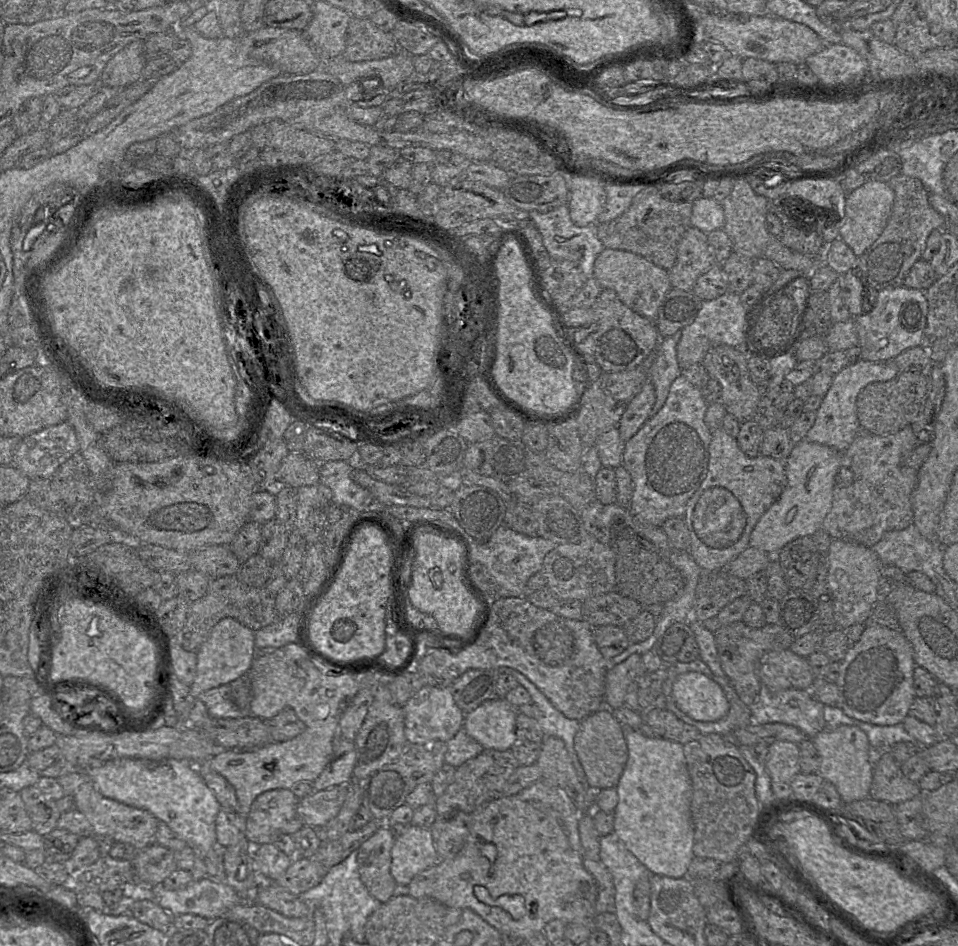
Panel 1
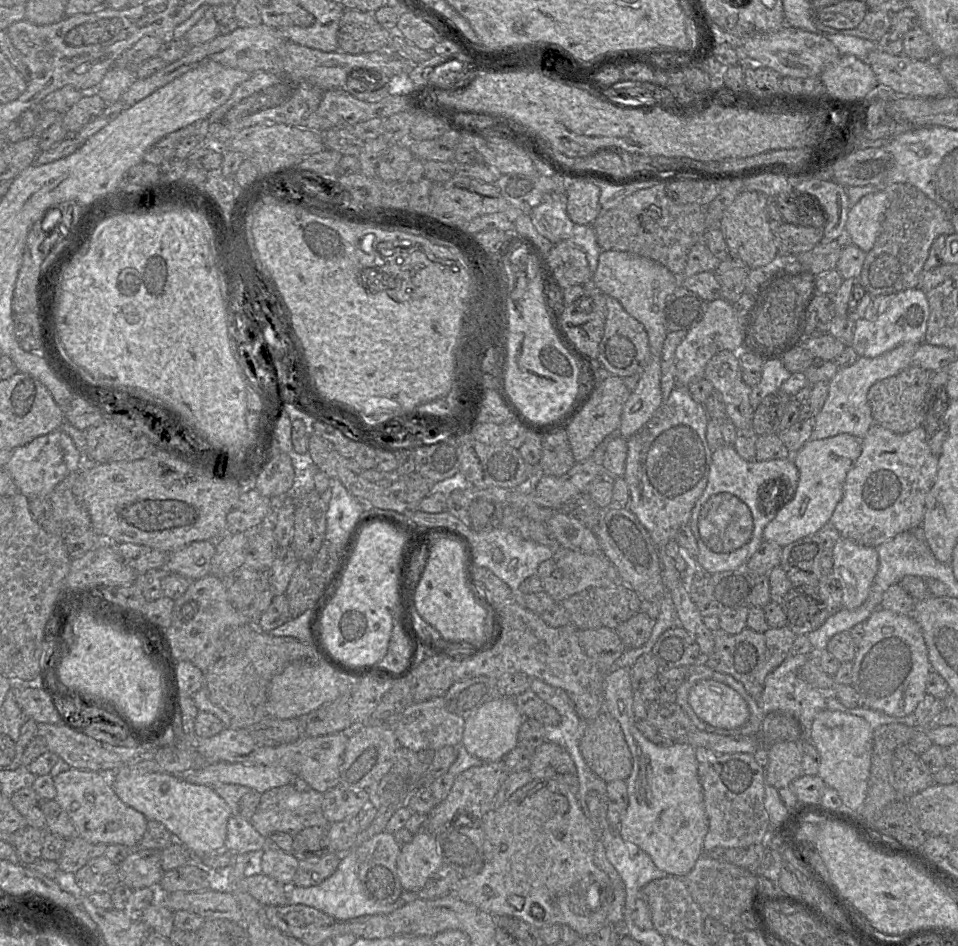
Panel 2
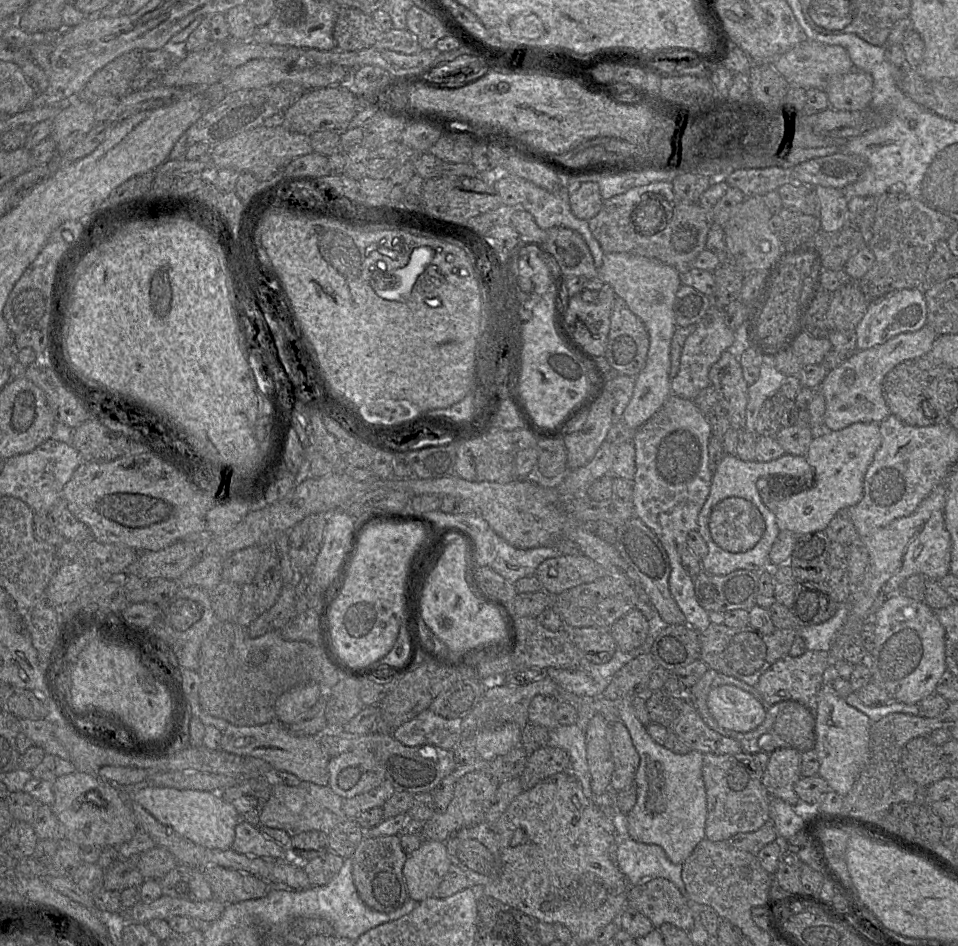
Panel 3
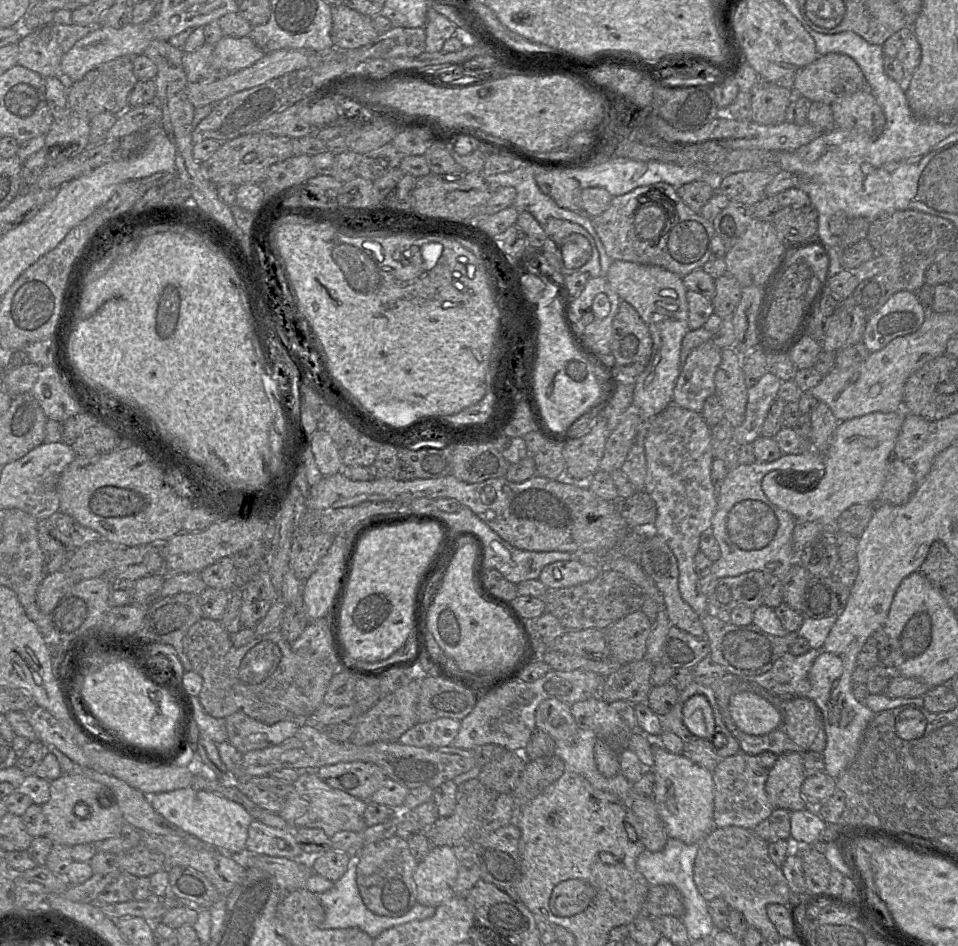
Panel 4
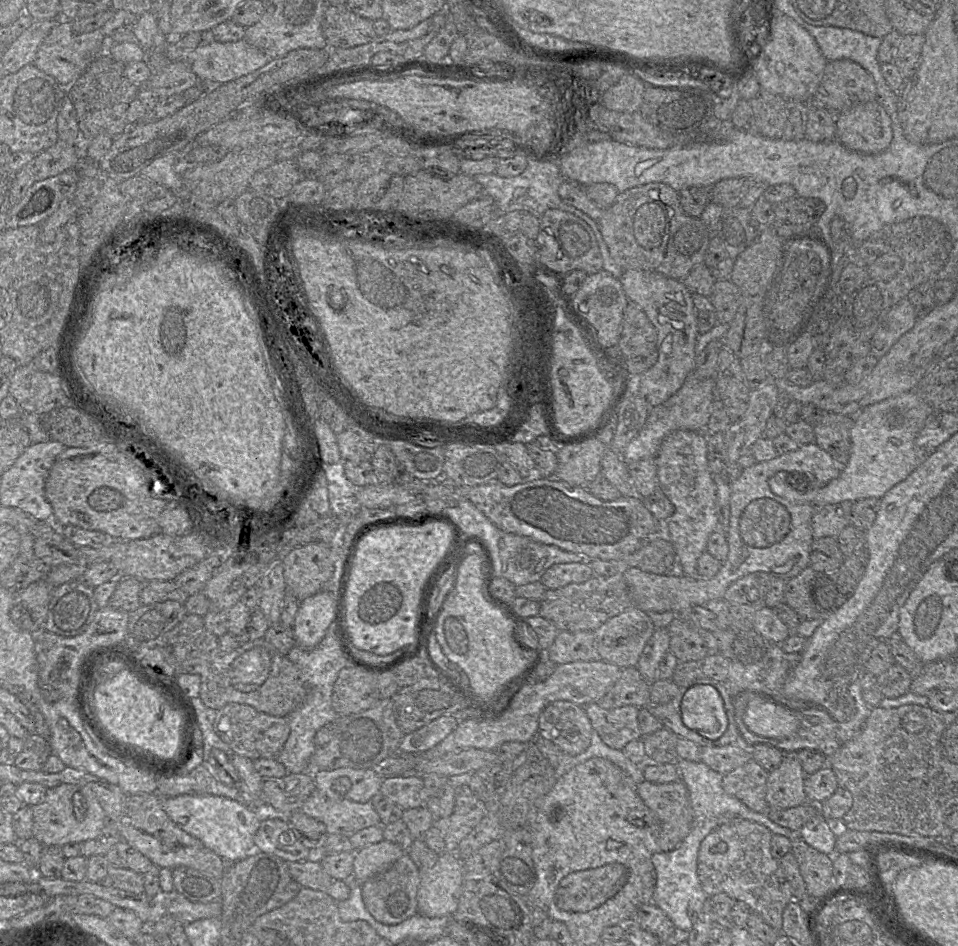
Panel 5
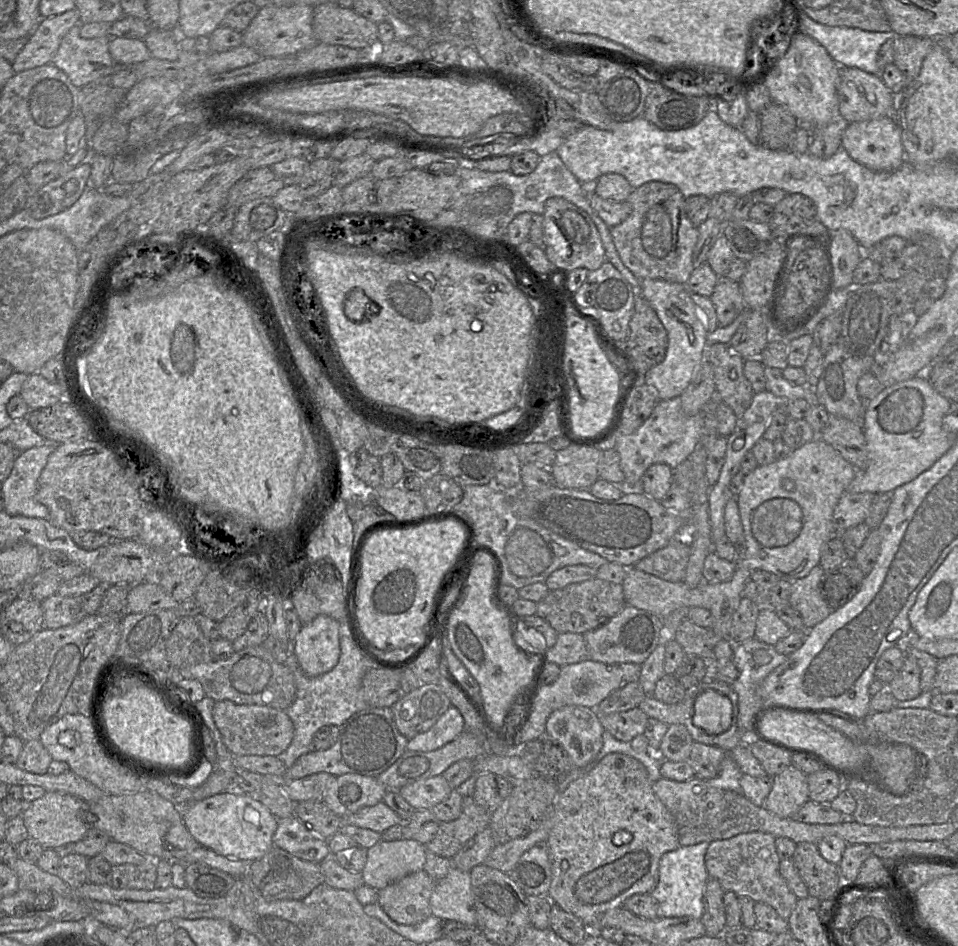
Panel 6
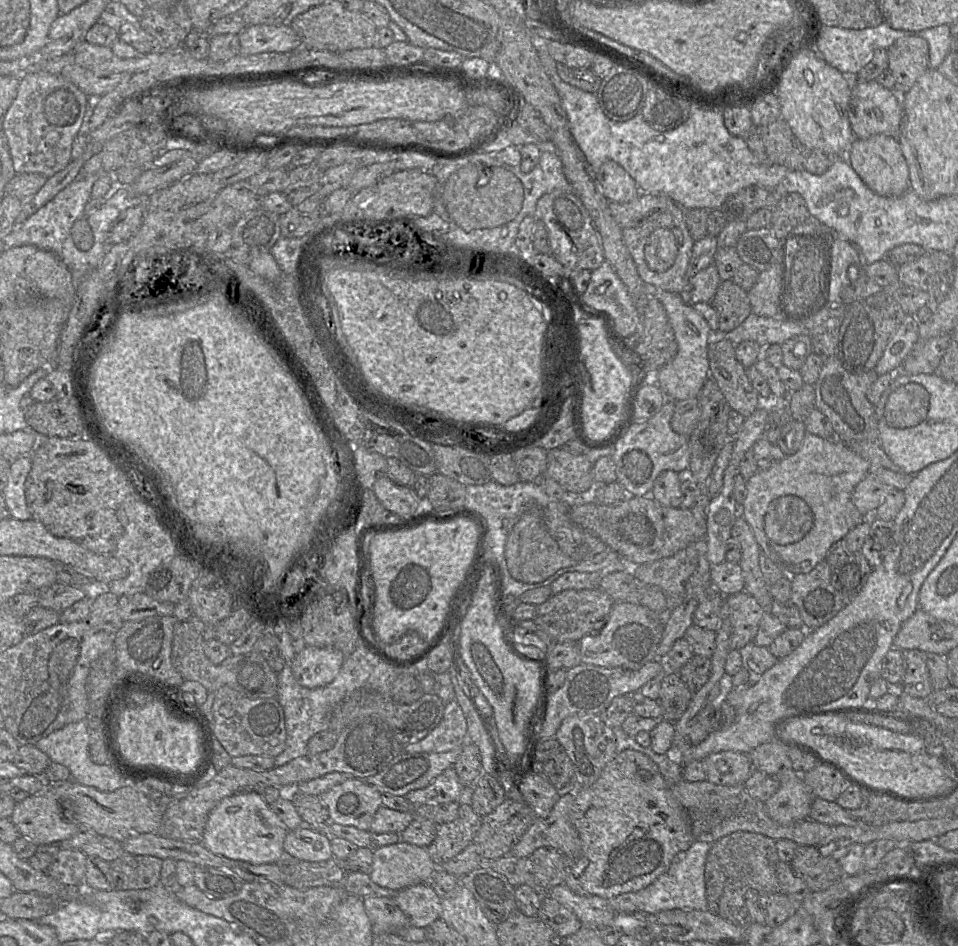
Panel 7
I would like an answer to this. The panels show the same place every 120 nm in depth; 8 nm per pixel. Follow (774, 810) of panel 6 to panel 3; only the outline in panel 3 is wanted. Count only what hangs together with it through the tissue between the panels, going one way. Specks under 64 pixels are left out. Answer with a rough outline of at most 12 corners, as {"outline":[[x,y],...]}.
{"outline":[[801,752],[771,753],[762,782],[771,798],[801,809],[794,790]]}

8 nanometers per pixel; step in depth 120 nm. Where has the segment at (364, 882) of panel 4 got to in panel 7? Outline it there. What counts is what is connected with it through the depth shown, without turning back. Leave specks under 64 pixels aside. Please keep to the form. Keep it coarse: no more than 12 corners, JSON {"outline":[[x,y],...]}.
{"outline":[[429,883],[399,890],[393,899],[411,926],[440,918],[441,899]]}

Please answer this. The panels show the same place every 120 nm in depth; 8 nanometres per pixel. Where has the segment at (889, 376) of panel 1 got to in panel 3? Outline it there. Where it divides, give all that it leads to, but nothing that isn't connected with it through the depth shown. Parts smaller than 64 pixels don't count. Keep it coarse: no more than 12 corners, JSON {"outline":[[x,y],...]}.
{"outline":[[928,325],[855,351],[828,371],[823,429],[890,415],[883,379],[926,356]]}

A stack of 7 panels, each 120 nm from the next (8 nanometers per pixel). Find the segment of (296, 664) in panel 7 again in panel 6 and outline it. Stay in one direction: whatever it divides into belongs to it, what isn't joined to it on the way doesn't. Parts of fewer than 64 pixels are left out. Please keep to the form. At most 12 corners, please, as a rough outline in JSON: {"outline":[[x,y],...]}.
{"outline":[[318,615],[292,642],[303,672],[317,677],[340,657],[341,623]]}

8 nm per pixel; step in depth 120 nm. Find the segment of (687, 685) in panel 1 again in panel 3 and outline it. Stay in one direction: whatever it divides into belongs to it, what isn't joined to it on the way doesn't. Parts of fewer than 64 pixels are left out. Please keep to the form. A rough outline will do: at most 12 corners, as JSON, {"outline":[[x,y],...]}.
{"outline":[[713,687],[707,706],[719,726],[755,730],[767,714],[752,694]]}

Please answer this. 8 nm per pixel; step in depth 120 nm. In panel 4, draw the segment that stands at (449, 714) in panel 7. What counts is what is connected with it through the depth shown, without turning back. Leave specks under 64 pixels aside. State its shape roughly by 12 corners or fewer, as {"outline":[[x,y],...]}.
{"outline":[[461,720],[418,722],[399,742],[415,747],[451,745]]}

